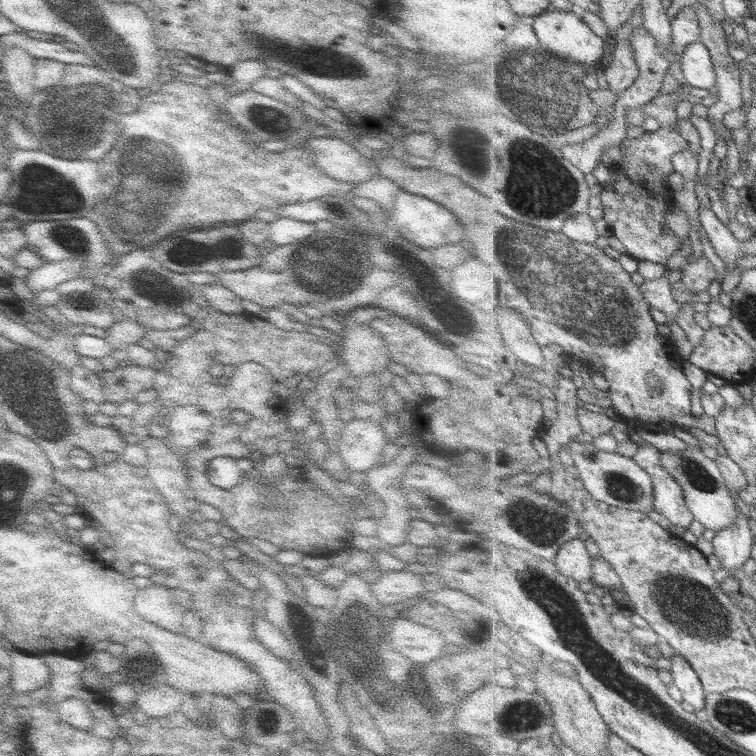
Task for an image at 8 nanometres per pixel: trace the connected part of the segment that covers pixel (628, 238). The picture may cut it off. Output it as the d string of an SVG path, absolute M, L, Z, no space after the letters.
M661 128L657 131L648 131L644 136L637 139L626 139L623 144L626 150L626 156L622 163L616 164L616 182L604 185L600 195L605 205L605 220L611 227L613 234L618 238L627 249L627 252L636 258L639 262L650 261L657 264L668 264L670 256L676 250L683 250L686 243L682 243L682 239L674 233L674 230L666 221L666 212L671 210L674 205L671 187L666 181L666 176L674 174L676 168L674 166L674 155L690 149L690 142L680 134L679 128Z

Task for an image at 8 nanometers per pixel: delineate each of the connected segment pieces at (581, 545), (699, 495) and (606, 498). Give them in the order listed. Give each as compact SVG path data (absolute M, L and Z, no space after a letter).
M571 540L562 546L556 564L564 575L578 582L593 582L593 560L586 547L585 540Z
M688 446L687 450L661 452L661 464L685 490L686 502L690 506L689 510L706 529L718 534L733 524L737 524L738 507L732 490L727 486L717 462L708 458L701 448Z
M592 443L574 444L570 452L576 458L578 478L597 500L645 514L655 510L654 504L657 502L657 497L653 477L632 457L621 456L620 453L603 452Z

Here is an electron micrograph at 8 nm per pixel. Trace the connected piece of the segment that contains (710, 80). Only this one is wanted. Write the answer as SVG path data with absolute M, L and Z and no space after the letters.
M701 41L686 48L681 56L688 84L706 90L716 87L718 76L713 57Z

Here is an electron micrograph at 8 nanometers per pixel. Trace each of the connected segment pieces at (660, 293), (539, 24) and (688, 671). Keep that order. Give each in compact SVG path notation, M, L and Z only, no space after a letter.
M666 276L655 281L645 279L640 288L651 306L659 308L662 312L672 317L673 320L676 320L678 313L684 311L682 310L684 305L676 300L673 284L670 283L670 280Z
M550 9L543 16L535 18L535 32L539 38L542 49L554 52L557 56L566 57L578 64L586 64L586 66L596 66L603 68L604 61L604 38L598 36L582 18L580 10L565 12L562 10Z
M676 654L671 658L673 666L671 672L674 677L674 683L683 693L685 705L693 710L705 710L707 707L707 691L698 672L691 662Z

